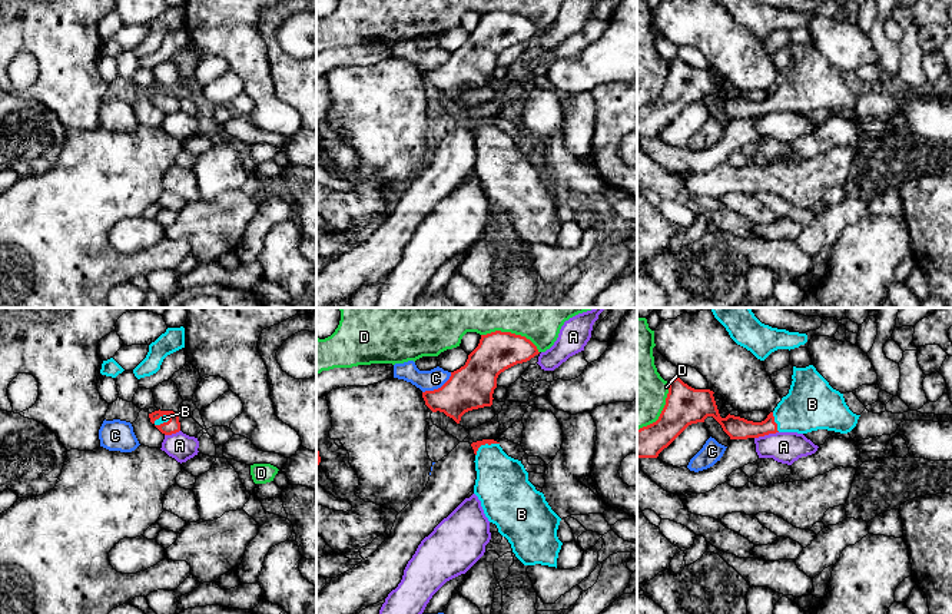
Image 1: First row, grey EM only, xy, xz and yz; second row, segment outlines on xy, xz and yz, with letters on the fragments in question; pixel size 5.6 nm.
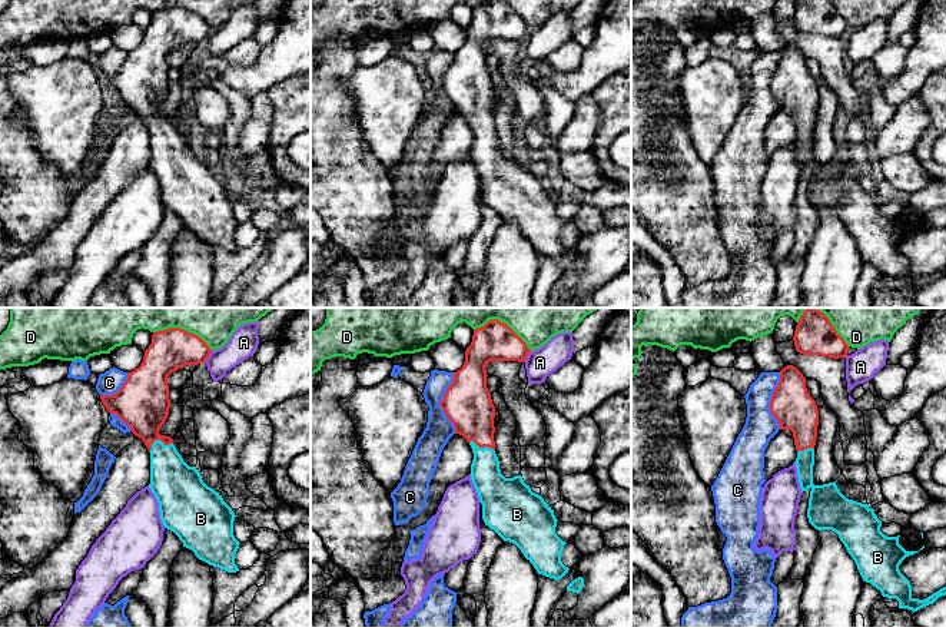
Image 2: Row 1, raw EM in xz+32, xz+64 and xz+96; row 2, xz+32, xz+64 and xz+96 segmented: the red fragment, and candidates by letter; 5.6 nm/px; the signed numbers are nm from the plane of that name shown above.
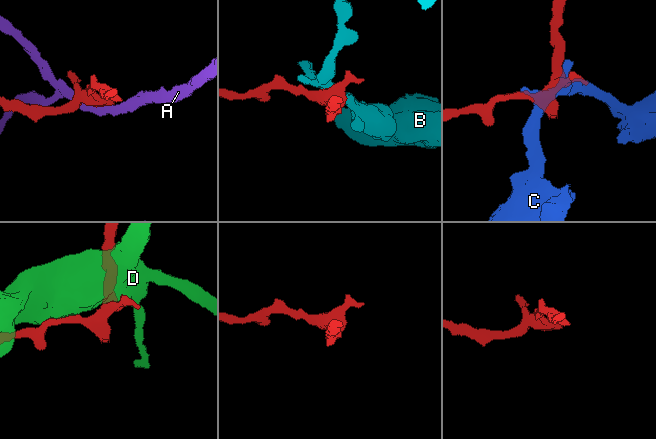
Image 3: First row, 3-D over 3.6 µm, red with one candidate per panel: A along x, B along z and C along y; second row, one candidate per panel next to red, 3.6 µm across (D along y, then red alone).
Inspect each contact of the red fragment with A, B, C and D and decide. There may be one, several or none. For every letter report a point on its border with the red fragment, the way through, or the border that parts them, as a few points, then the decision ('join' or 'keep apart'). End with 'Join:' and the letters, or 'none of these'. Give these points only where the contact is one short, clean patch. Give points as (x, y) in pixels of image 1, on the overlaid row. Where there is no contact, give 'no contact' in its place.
A: meets red in yz at (766, 434); keep apart
B: meets red in xz at (484, 444); runs through xz (476, 445), (484, 444), (501, 484); join
C: meets red in xz at (438, 388); keep apart
D: meets red in xz at (510, 332); keep apart
Join: B

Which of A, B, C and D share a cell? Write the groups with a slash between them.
A / B / C / D

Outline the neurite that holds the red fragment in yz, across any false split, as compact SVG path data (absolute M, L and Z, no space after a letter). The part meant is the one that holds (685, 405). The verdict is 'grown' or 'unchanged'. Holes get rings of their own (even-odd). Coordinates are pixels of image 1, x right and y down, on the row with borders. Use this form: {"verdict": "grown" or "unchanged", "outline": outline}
{"verdict": "grown", "outline": "M813 365L793 366L789 394L762 422L727 415L722 418L710 389L694 389L680 378L667 382L669 394L659 419L637 429L637 458L657 458L689 425L713 416L730 439L759 438L776 432L807 434L827 429L850 432L860 415L853 414L843 394L833 389Z"}

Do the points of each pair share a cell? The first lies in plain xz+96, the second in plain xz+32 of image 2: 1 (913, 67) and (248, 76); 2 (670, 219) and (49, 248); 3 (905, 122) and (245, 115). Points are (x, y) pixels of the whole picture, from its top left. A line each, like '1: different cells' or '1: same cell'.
1: same cell
2: different cells
3: same cell

